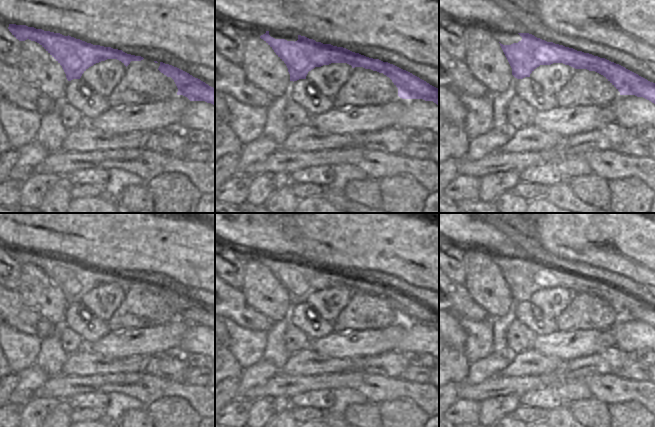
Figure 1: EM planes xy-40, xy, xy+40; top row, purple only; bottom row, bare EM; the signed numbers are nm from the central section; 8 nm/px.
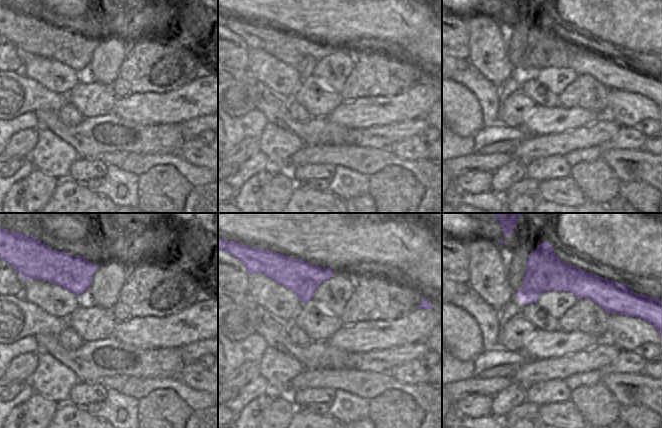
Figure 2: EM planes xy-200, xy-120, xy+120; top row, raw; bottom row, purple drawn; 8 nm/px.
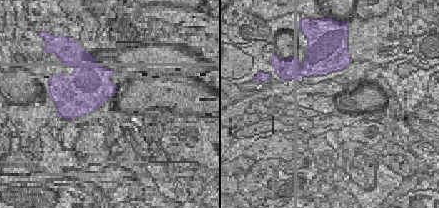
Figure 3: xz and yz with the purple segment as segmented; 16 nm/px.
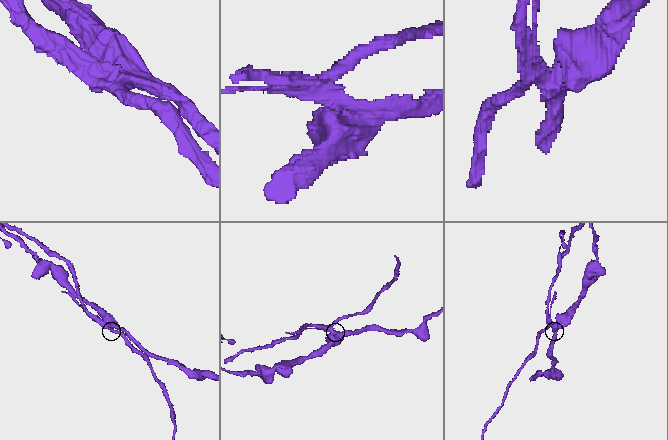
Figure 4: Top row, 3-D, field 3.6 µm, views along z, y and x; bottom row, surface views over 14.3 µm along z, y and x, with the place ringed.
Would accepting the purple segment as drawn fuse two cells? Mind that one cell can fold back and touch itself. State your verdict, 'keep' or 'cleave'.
cleave

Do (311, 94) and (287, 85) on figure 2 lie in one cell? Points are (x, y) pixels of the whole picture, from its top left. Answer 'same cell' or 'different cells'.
different cells

